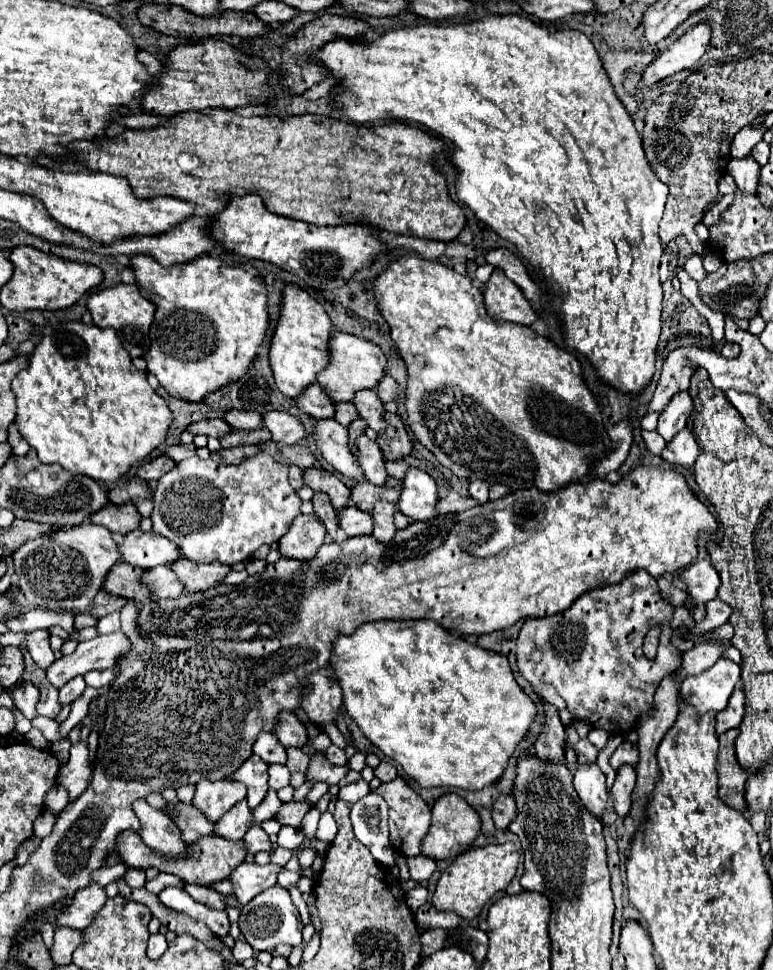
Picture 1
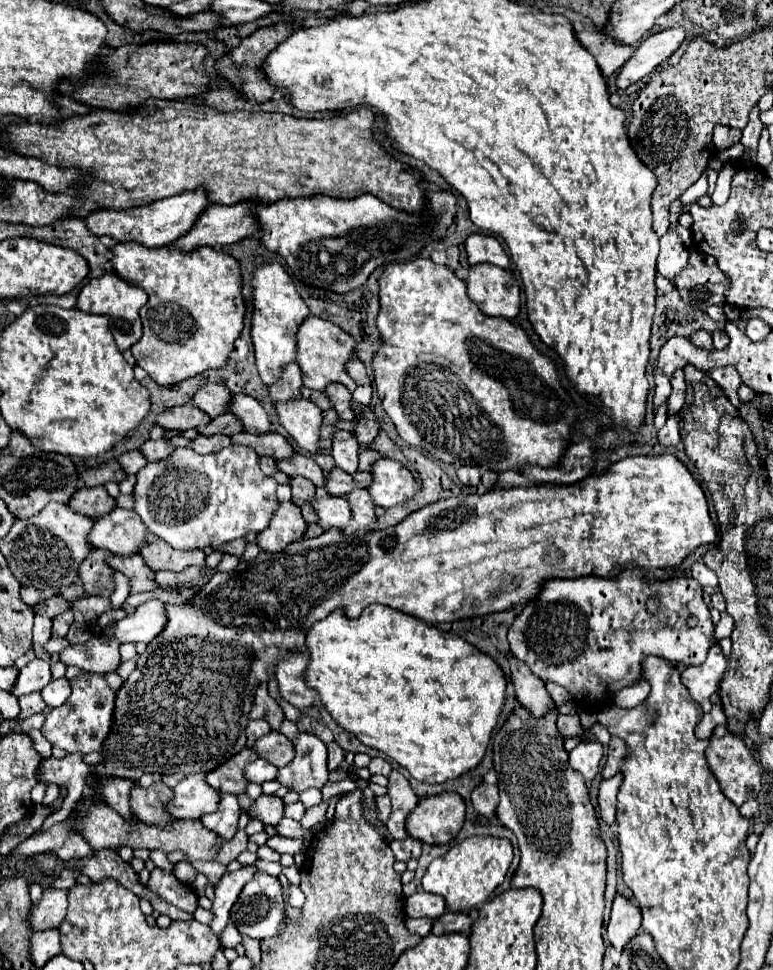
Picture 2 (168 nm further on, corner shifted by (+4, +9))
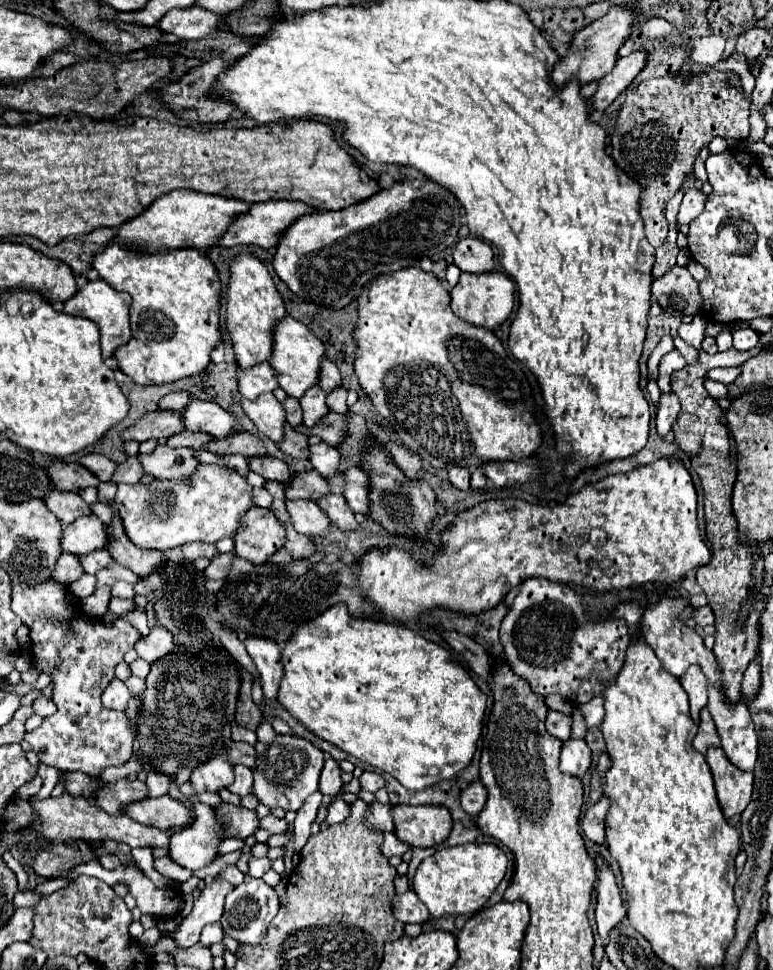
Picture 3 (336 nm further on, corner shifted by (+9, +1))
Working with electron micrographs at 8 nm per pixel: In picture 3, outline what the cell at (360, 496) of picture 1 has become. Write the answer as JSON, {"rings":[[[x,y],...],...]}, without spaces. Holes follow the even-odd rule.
{"rings":[[[316,471],[294,473],[294,479],[290,479],[288,485],[284,487],[284,495],[288,499],[312,499],[312,501],[316,501],[324,493],[330,493],[328,483]]]}

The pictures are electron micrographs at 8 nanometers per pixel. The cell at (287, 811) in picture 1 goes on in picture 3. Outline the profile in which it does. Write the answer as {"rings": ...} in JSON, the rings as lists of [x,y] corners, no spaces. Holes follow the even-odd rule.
{"rings":[[[222,803],[214,811],[218,813],[218,821],[222,821],[222,829],[224,829],[222,839],[224,837],[246,839],[258,829],[258,821],[260,819],[250,809],[244,809],[244,807],[238,807],[238,805],[230,805],[230,803]]]}

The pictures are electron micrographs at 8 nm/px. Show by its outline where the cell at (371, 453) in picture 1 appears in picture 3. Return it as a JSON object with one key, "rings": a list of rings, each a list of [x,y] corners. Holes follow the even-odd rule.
{"rings":[[[326,443],[310,445],[310,463],[322,477],[332,477],[338,471],[340,453]]]}

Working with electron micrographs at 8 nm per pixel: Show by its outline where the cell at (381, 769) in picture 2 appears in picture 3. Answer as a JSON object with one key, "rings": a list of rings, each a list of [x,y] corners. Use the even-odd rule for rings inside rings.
{"rings":[[[364,771],[362,777],[360,777],[360,787],[364,791],[370,791],[370,793],[376,793],[378,789],[384,787],[384,781],[382,781],[382,775],[378,773],[372,773],[372,771]]]}

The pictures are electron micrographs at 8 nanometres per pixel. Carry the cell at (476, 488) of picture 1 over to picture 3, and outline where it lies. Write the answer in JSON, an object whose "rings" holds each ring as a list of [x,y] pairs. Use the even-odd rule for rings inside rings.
{"rings":[[[452,467],[450,469],[450,483],[456,487],[456,489],[470,489],[470,473],[468,469],[462,469],[462,467]]]}

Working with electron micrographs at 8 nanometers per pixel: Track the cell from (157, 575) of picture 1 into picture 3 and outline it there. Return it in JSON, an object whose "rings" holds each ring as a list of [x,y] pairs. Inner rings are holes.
{"rings":[[[96,549],[96,553],[86,553],[78,559],[80,559],[80,565],[82,565],[84,573],[90,573],[90,575],[96,575],[96,571],[104,569],[112,561],[112,557],[106,549]]]}

